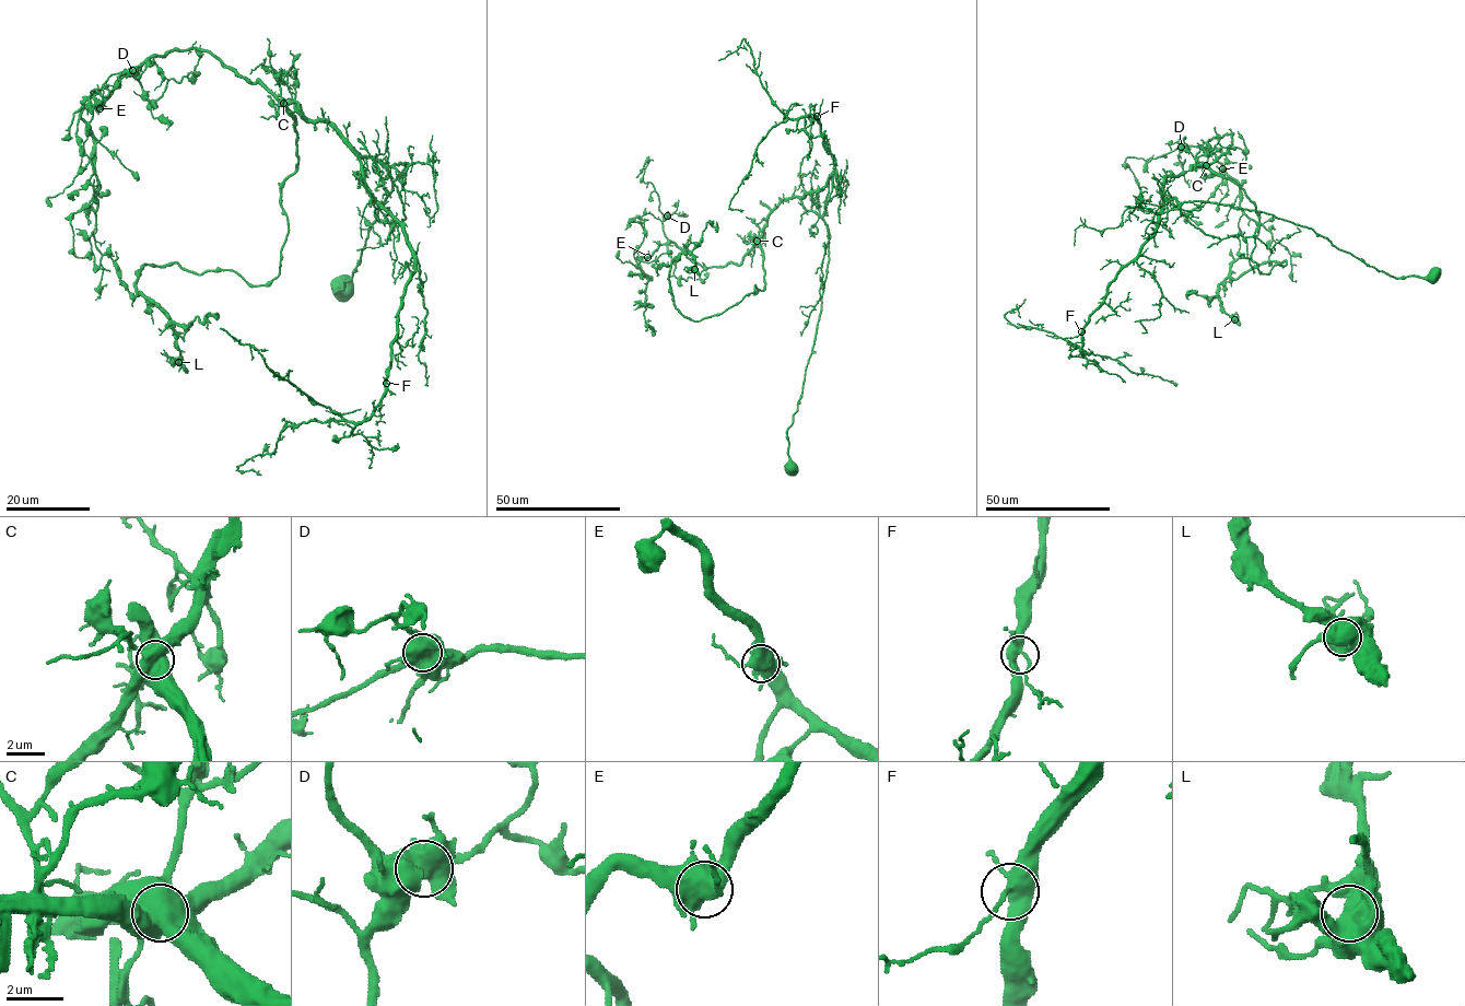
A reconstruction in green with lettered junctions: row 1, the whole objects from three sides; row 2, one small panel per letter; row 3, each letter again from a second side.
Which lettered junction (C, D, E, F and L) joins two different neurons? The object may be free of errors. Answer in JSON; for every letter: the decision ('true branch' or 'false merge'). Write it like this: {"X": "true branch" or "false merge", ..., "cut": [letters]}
{"C": "false merge", "D": "true branch", "E": "true branch", "F": "true branch", "L": "true branch", "cut": ["C"]}

